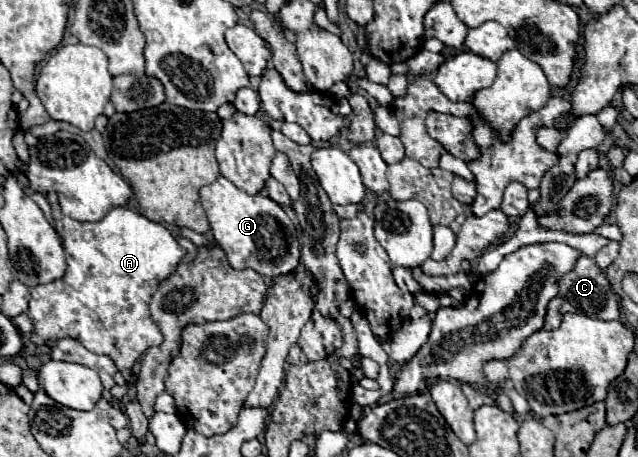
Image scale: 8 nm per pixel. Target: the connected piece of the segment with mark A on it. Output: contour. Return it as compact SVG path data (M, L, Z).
M47 193L47 201L51 205L51 213L53 213L57 231L63 237L67 273L59 281L53 281L47 285L37 285L31 291L29 317L31 317L35 329L29 335L29 339L35 341L37 345L43 345L43 341L47 341L47 339L63 339L63 337L77 339L89 351L111 357L113 363L117 365L119 373L125 377L125 381L133 383L133 371L131 371L133 363L139 359L141 353L145 353L147 347L163 343L163 335L157 329L157 325L153 323L151 313L149 313L151 295L155 293L159 283L177 269L179 261L185 255L185 249L181 249L177 245L175 237L161 223L149 221L147 217L143 217L131 209L115 207L97 223L79 223L61 213L55 193Z

